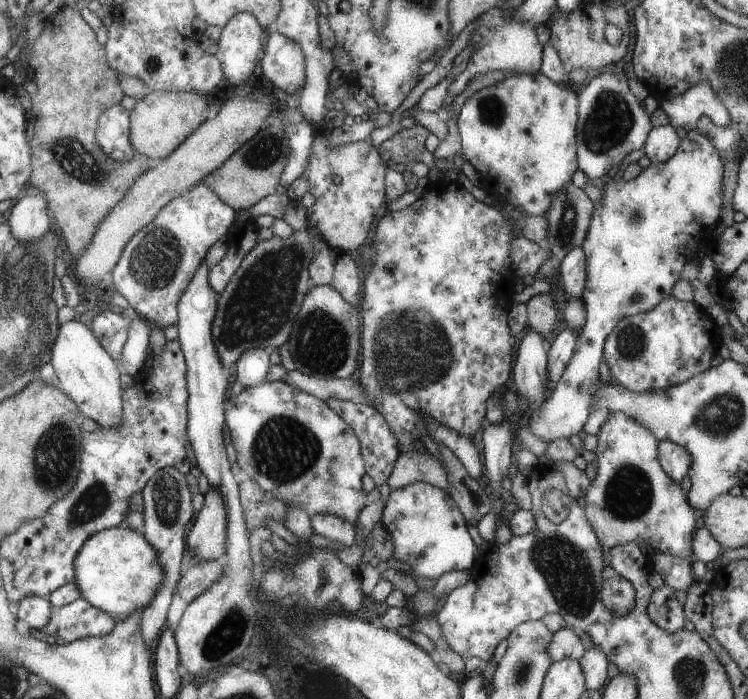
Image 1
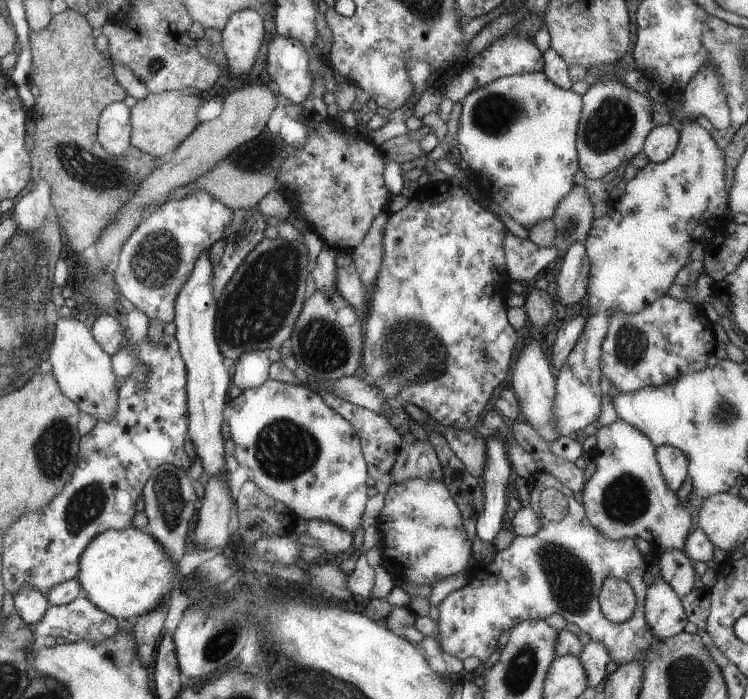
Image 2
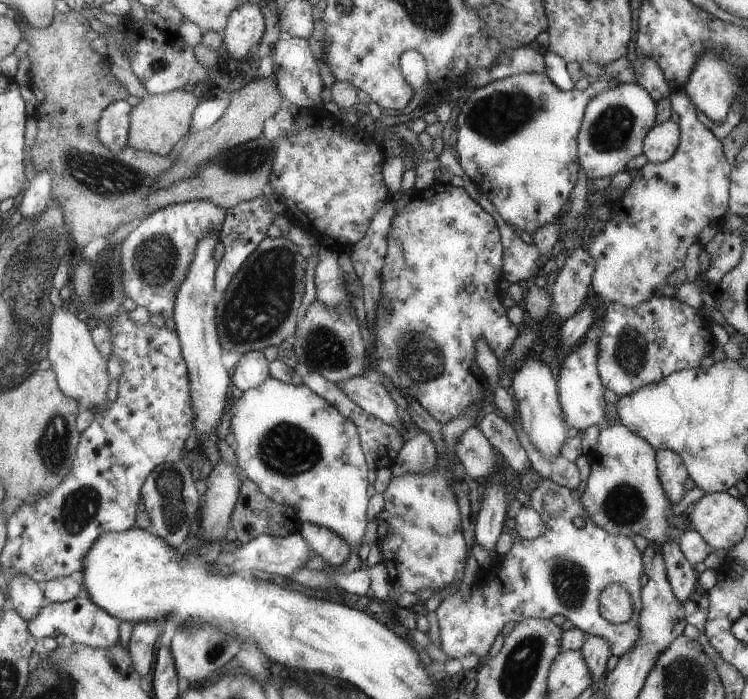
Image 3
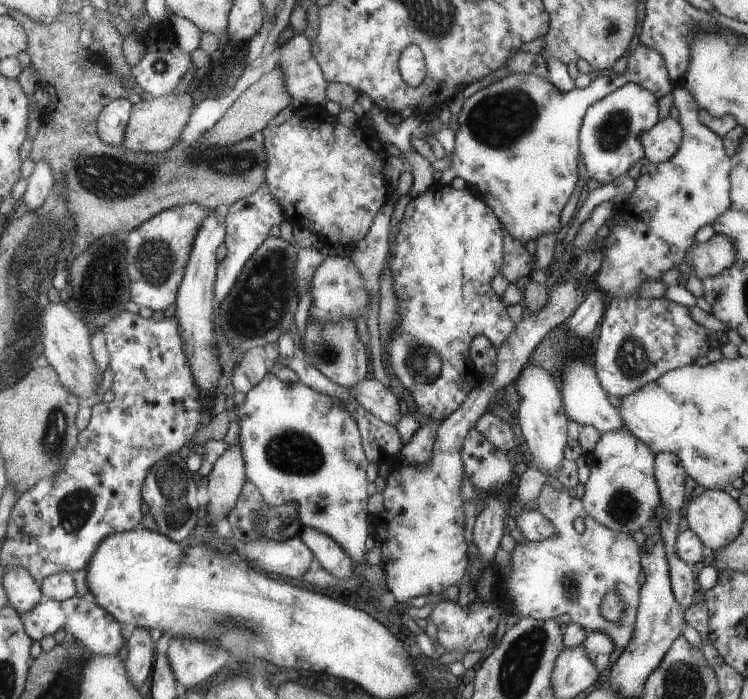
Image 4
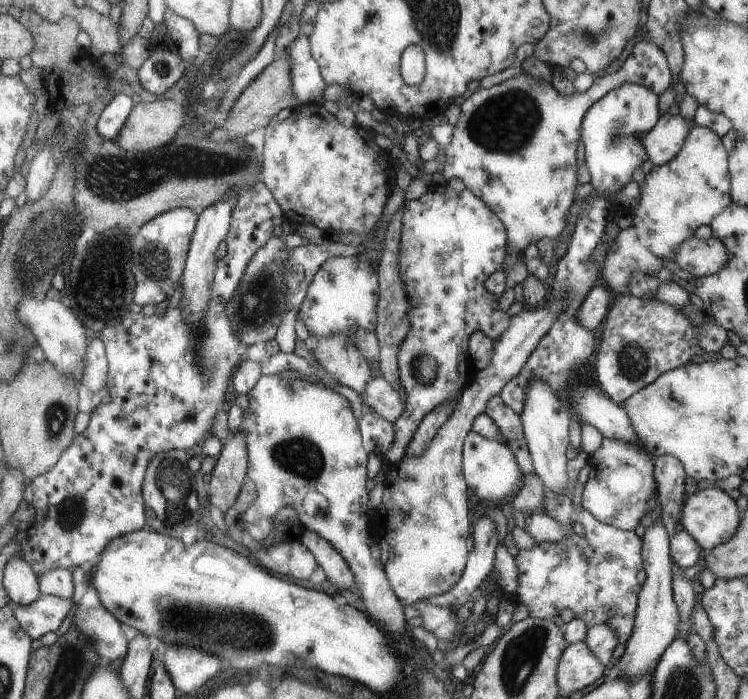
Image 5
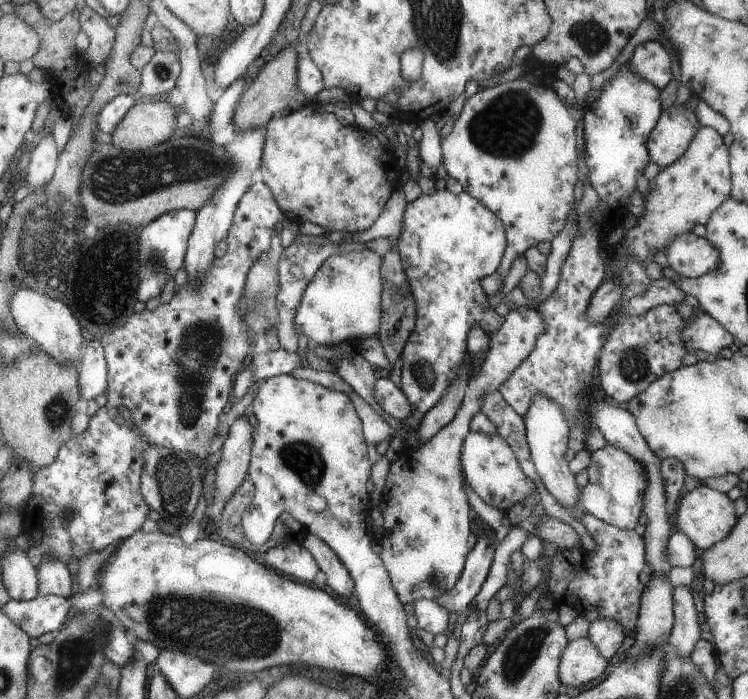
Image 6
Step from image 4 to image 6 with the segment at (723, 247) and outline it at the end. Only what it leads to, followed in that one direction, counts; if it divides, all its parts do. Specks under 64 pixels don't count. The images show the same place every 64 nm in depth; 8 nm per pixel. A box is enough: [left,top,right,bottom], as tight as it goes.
[663,232,718,277]

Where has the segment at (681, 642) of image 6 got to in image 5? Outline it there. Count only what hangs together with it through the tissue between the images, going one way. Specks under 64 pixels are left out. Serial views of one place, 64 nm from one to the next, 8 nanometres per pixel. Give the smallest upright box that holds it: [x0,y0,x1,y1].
[670,562,695,640]

